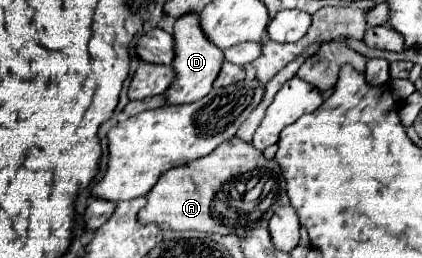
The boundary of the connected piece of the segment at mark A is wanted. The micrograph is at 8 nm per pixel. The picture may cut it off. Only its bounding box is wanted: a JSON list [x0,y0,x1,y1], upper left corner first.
[138,137,282,235]

